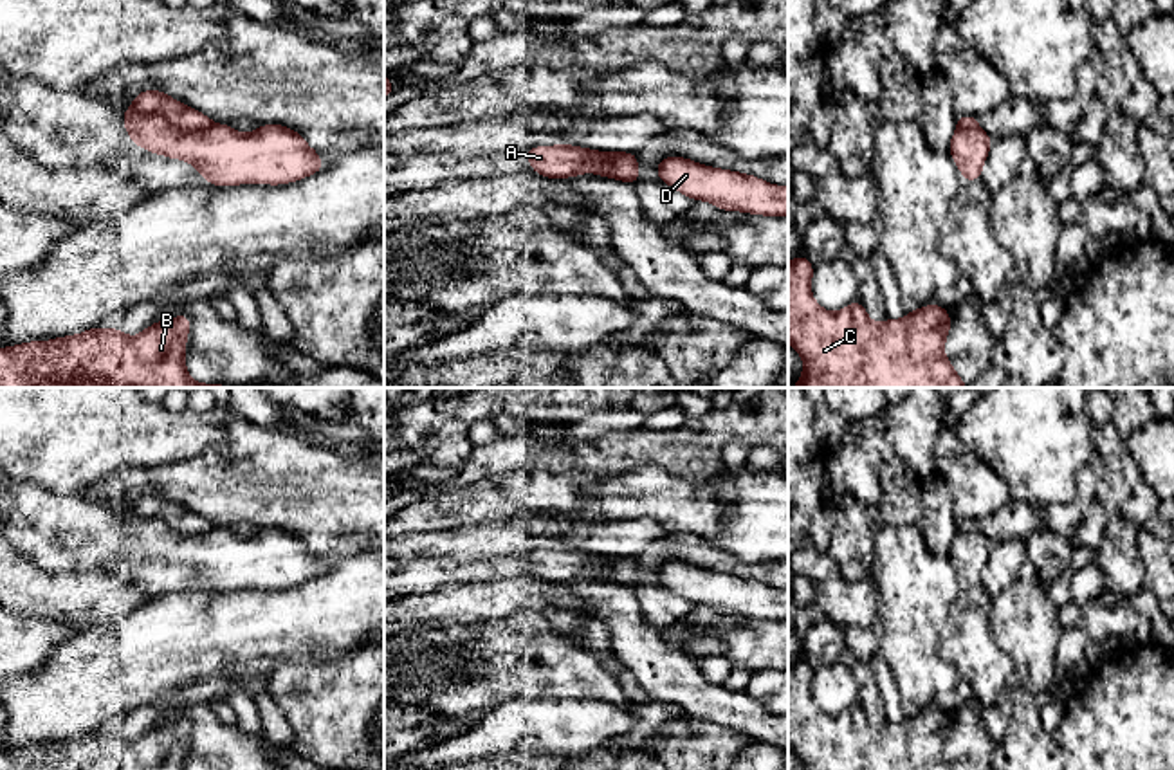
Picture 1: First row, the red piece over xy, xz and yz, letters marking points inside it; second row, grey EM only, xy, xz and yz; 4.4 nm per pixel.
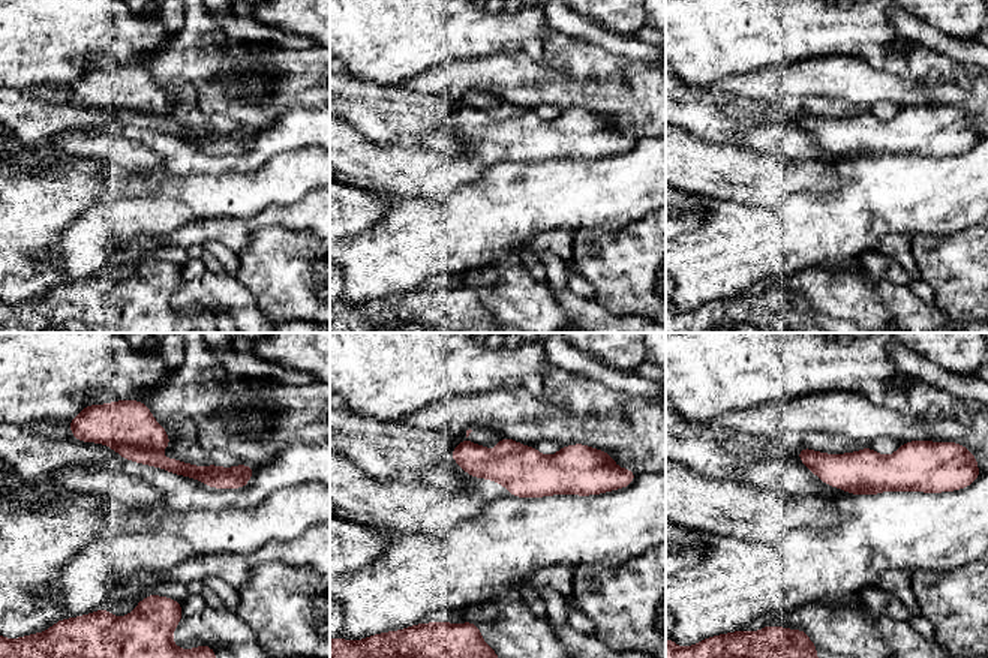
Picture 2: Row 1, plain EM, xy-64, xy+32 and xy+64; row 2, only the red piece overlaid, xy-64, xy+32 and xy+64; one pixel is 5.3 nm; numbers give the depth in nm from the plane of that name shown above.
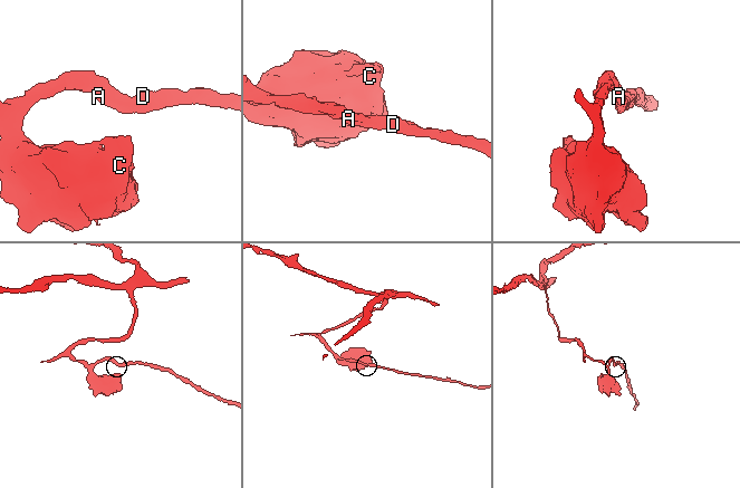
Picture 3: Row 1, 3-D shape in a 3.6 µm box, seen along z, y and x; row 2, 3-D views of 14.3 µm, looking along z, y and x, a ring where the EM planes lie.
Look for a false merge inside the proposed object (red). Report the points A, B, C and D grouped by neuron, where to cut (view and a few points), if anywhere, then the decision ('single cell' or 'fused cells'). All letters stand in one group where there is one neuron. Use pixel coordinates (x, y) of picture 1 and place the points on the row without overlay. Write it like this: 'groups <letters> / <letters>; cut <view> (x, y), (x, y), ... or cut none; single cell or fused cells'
groups A D / B C; cut xy (130, 513), (157, 516), (188, 534), (202, 534), (213, 527); fused cells

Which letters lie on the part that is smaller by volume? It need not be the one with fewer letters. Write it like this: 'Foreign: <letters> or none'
Foreign: A, D

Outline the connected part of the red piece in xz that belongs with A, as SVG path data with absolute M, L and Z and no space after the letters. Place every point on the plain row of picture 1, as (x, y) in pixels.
M572 548L534 550L525 554L530 573L545 582L570 582L582 577L592 577L586 572L590 554Z

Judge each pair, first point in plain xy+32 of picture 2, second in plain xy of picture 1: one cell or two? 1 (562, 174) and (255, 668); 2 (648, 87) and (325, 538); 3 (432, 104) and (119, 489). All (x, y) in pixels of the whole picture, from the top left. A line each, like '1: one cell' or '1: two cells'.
1: two cells
2: one cell
3: two cells

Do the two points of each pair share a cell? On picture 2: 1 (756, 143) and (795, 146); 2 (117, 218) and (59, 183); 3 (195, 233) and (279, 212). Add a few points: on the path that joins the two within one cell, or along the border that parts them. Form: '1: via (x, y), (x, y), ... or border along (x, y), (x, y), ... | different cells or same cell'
1: via (765, 143), (786, 143) | same cell
2: border along (123, 185), (89, 206), (66, 227) | different cells
3: via (216, 230), (245, 230), (258, 222) | same cell

